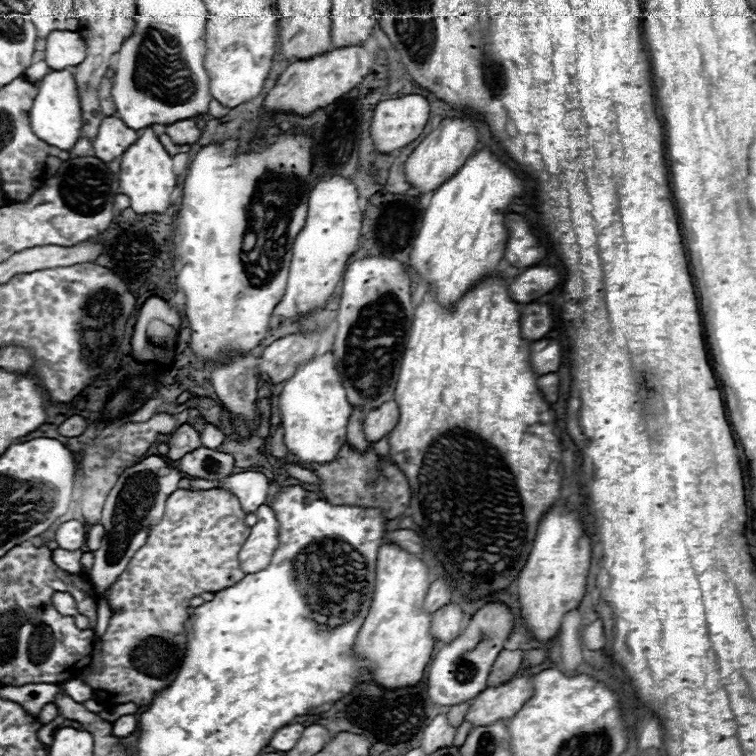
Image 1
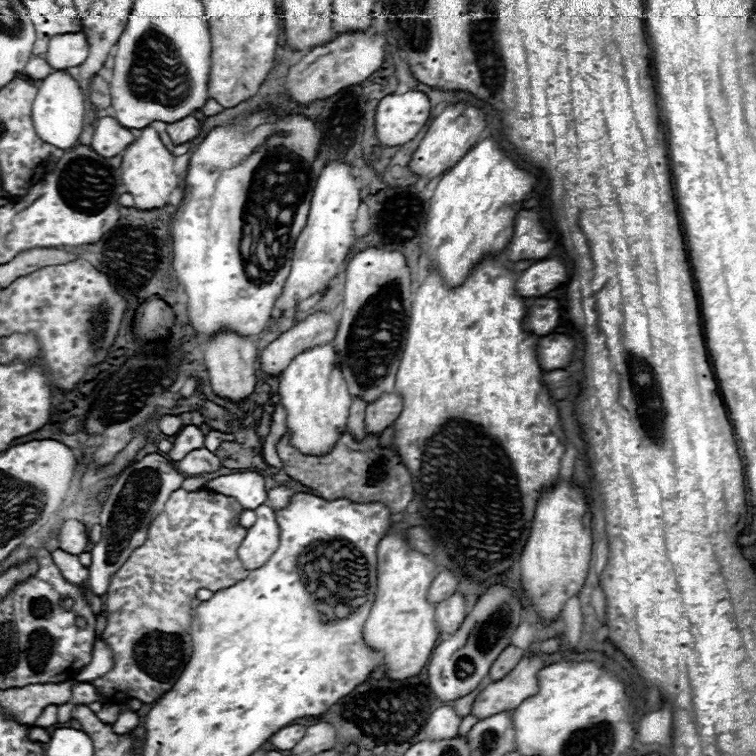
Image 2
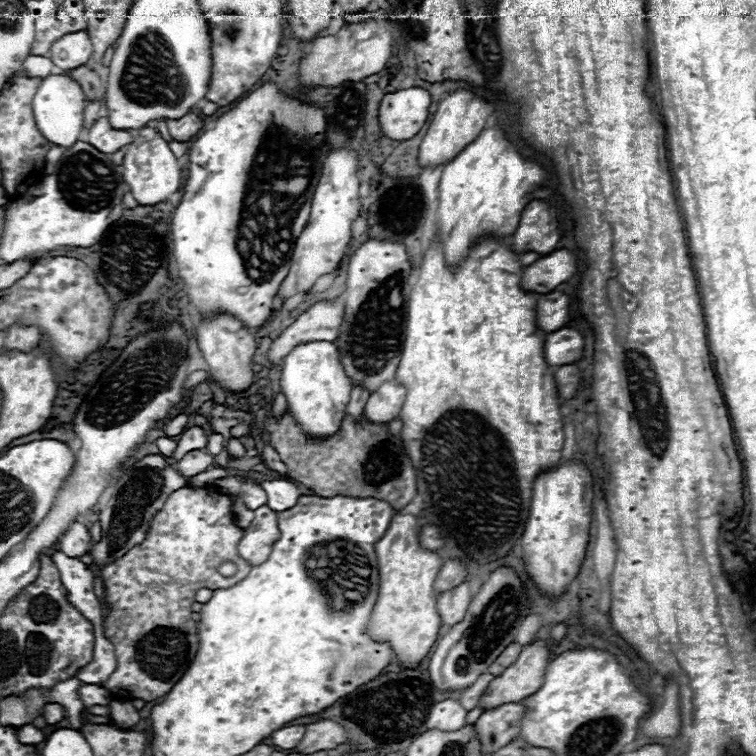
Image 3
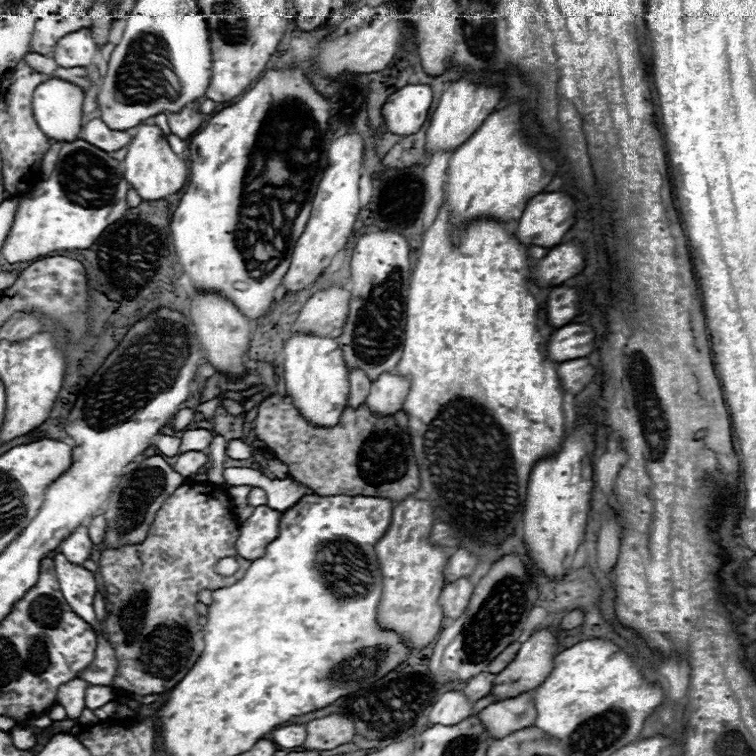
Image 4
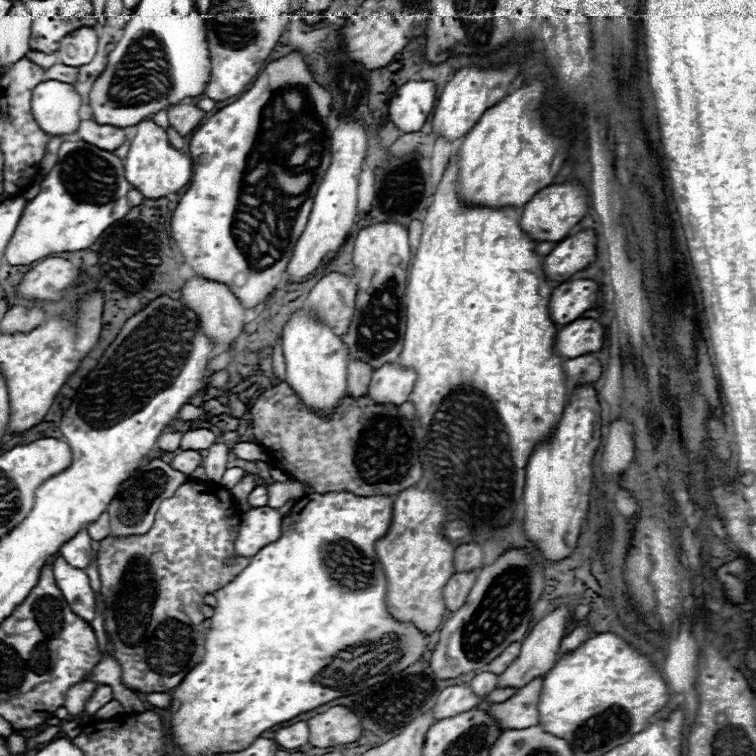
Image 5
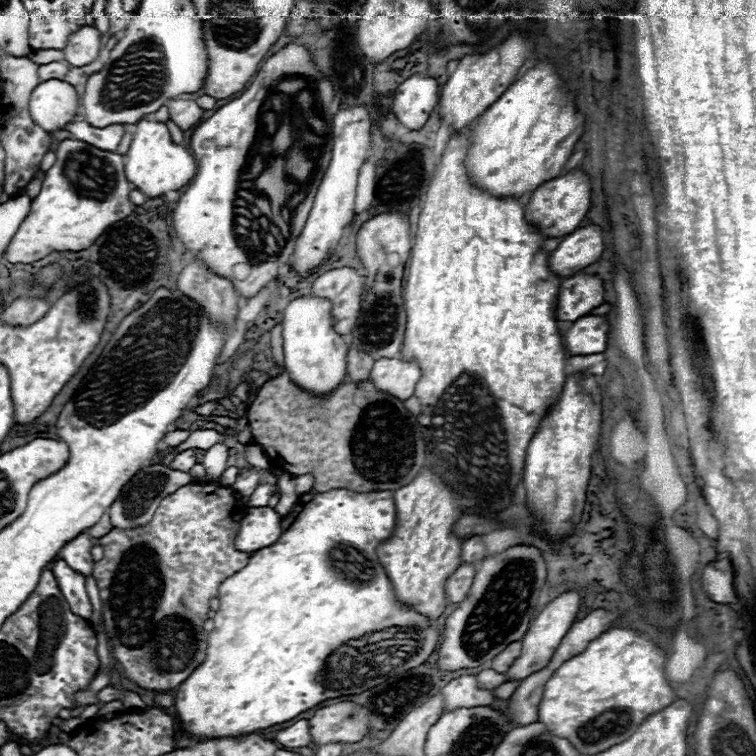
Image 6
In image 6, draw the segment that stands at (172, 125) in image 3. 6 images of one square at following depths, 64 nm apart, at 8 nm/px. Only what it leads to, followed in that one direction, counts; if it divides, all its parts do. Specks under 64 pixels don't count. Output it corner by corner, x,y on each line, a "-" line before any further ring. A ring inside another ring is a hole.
168,100
166,108
170,112
170,118
180,126
180,130
188,130
192,128
200,118
202,118
202,108
194,102
194,100

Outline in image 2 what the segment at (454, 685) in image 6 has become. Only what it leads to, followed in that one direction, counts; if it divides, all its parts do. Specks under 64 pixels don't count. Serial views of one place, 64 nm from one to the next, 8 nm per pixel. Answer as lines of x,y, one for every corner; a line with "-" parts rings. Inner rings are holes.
440,706
430,714
430,720
426,724
426,740
454,738
458,734
460,722
462,718
458,718
450,706

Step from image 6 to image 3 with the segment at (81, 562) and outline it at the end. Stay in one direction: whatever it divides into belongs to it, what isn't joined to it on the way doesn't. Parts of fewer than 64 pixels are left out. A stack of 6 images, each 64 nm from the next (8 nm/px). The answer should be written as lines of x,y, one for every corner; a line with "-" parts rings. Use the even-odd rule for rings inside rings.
72,522
68,530
60,536
58,540
58,550
62,550
70,558
80,558
90,552
92,548
92,538
88,534
88,528
80,522

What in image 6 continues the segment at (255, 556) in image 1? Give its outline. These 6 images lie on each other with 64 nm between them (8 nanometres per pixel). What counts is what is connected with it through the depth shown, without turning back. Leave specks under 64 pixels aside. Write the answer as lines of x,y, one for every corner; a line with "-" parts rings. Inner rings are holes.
248,508
234,542
236,550
254,554
264,546
274,544
282,534
280,522
282,516
274,508

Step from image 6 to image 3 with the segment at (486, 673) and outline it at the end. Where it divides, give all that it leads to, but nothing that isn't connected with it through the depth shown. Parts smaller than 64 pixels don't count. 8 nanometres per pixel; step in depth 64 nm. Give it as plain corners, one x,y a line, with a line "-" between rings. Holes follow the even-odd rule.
482,674
464,694
460,694
458,696
458,700
460,700
460,704
462,704
462,708
466,708
468,712
478,704
478,700
480,700
480,696
482,696
482,692
488,688
488,684
490,684
490,680
492,680
494,676
492,674

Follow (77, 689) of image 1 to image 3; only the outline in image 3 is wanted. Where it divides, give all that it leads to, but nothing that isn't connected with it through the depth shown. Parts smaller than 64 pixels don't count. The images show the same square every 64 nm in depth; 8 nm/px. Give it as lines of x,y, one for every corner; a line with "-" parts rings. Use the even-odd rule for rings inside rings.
82,684
80,690
78,690
78,696
80,700
84,702
86,708
94,706
94,704
100,704
100,706
106,706
110,702
110,692
106,692
104,688
100,686
94,686
94,684

